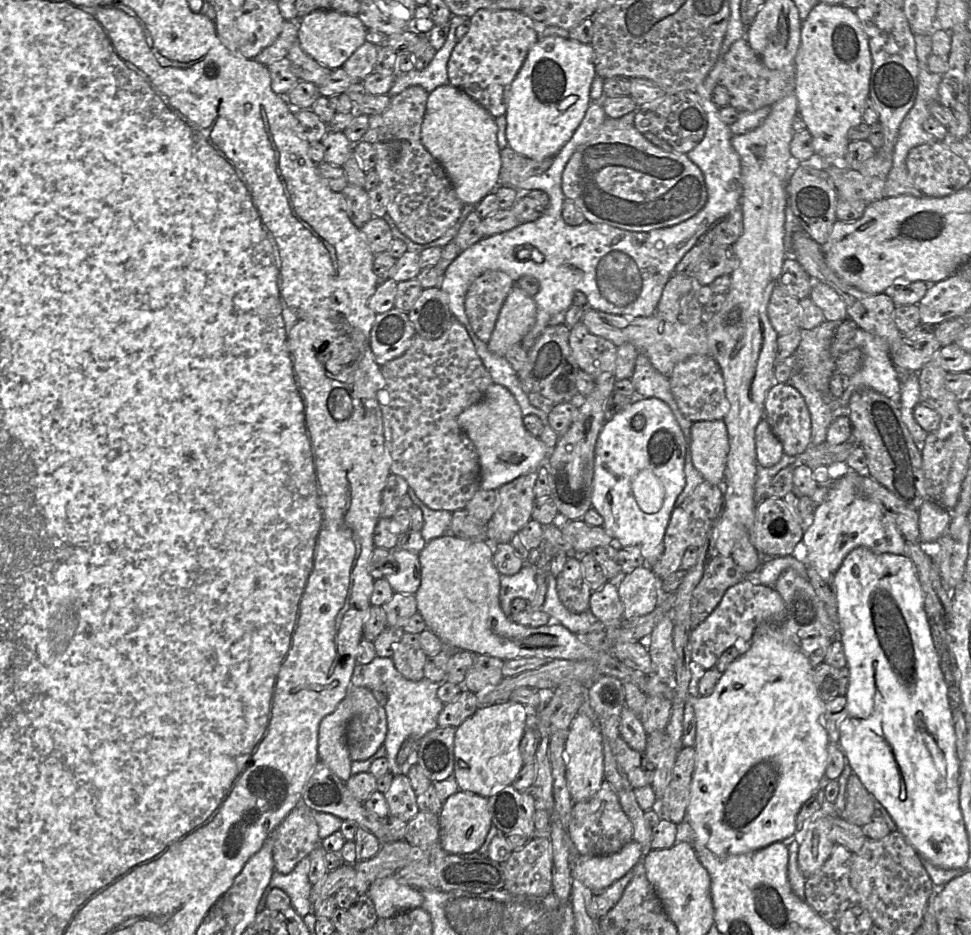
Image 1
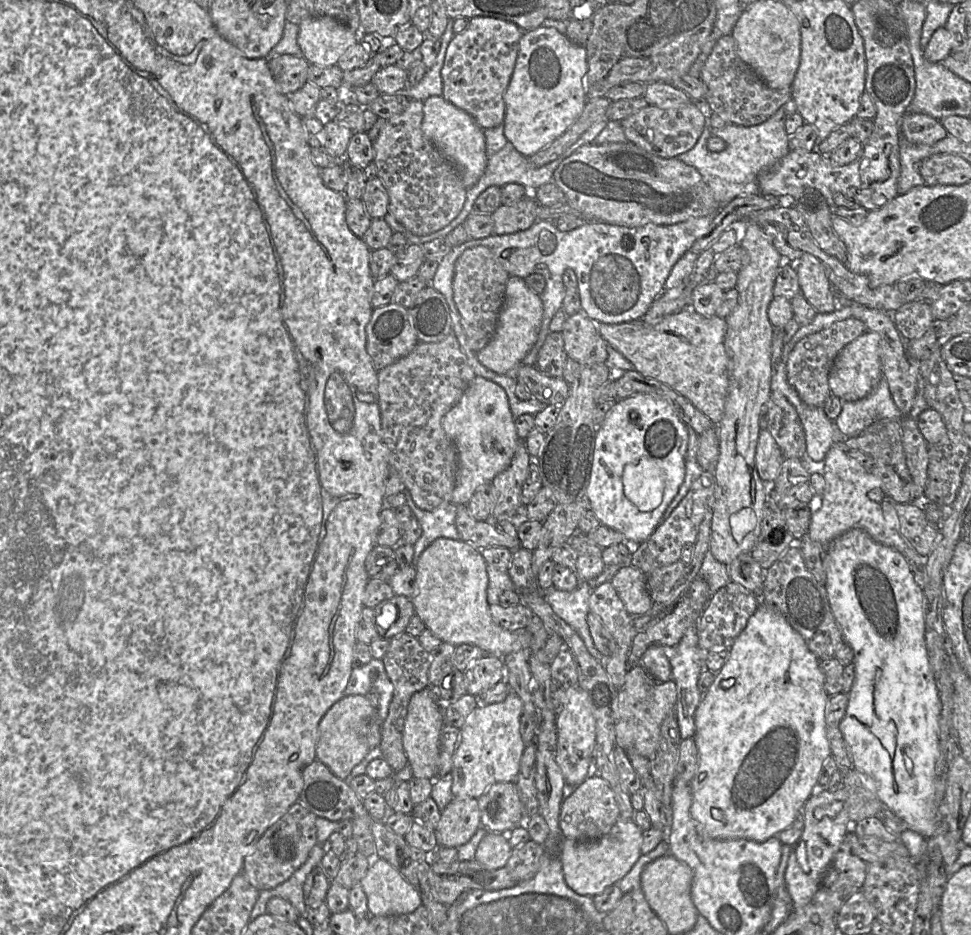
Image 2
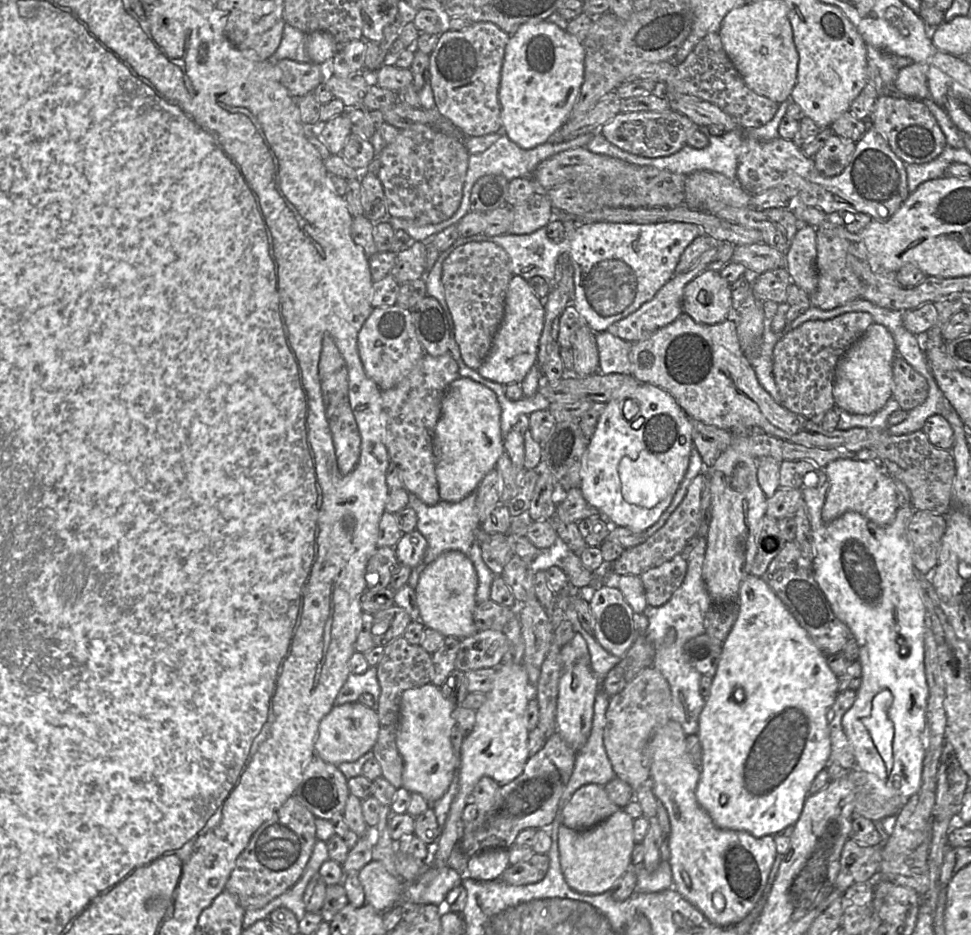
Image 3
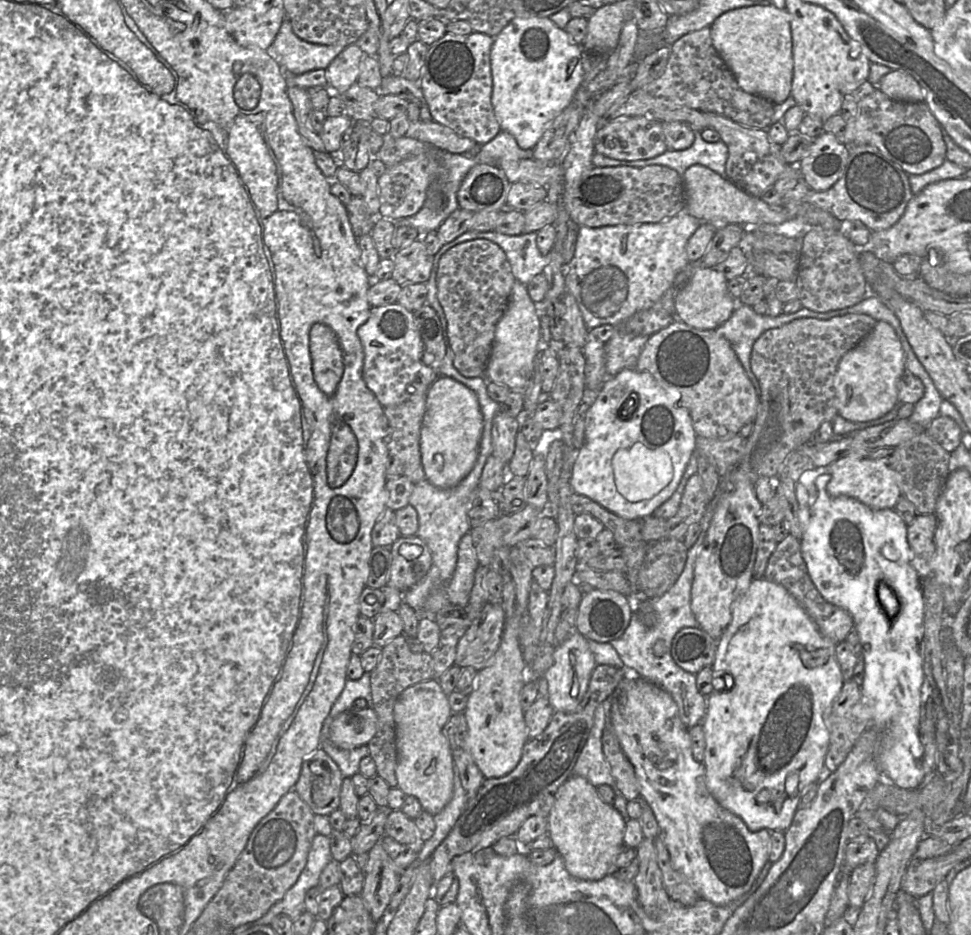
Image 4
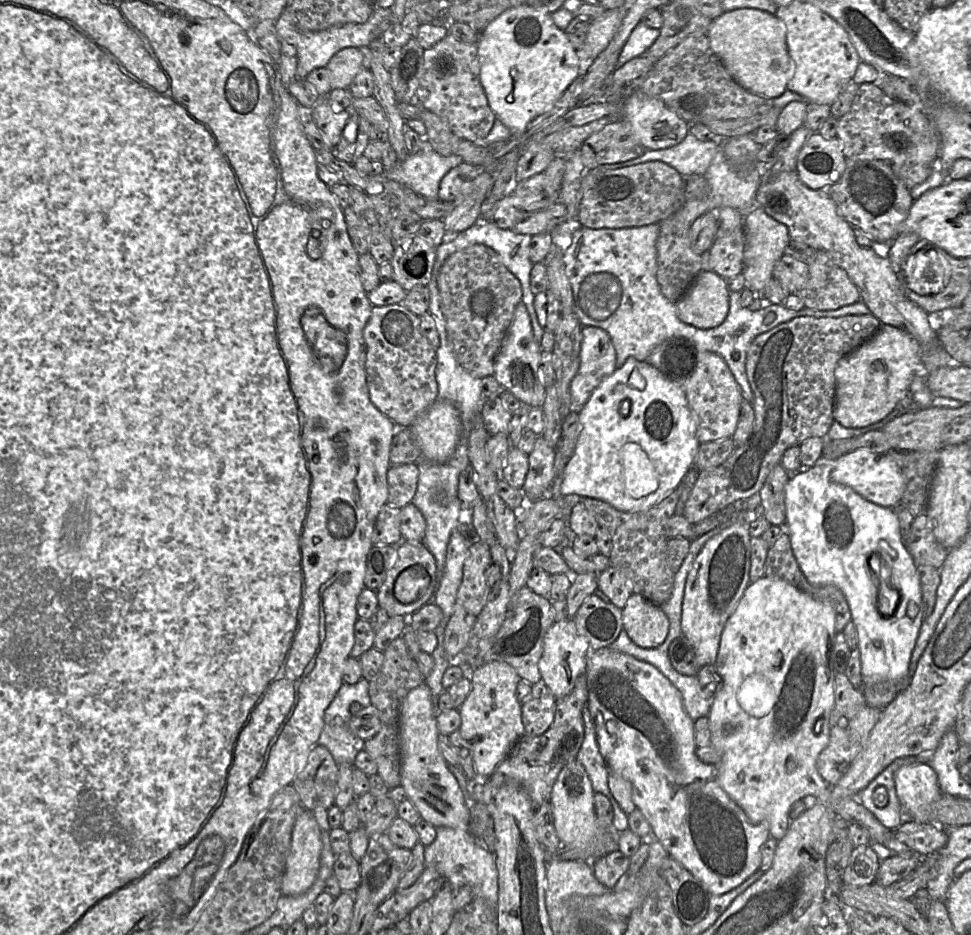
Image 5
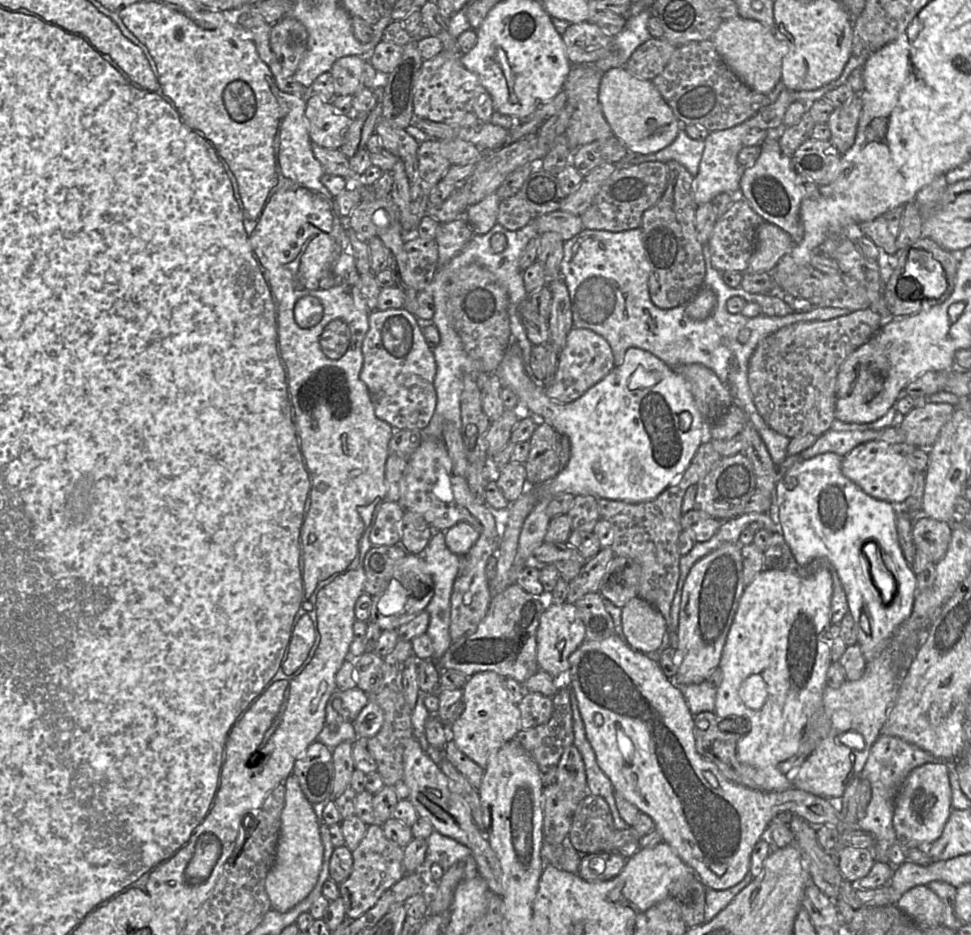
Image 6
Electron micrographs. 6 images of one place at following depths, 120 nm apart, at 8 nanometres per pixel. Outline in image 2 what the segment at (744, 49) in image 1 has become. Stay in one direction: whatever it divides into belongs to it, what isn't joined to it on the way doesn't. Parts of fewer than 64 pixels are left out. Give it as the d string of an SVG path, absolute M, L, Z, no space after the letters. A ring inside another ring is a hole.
M731 35L721 37L714 45L702 70L701 80L707 87L705 102L727 124L755 126L768 120L791 100L791 89L774 90L738 55L737 44Z

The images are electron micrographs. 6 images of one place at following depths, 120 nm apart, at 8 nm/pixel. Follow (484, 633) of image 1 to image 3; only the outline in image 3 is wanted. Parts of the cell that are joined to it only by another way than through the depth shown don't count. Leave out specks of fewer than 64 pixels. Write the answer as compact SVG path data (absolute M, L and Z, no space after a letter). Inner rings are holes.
M446 551L429 563L422 571L415 587L418 620L444 637L463 639L478 629L473 620L478 587L477 573L469 557L459 551Z

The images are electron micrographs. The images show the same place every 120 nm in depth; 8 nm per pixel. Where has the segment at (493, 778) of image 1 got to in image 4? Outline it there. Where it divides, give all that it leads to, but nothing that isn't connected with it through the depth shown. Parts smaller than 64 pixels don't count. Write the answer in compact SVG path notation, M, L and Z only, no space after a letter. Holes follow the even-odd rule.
M514 616L505 620L499 647L489 664L477 672L475 687L467 696L463 711L468 733L461 748L472 756L485 779L507 775L521 759L528 738L520 692L527 678L528 667L518 640L517 616Z

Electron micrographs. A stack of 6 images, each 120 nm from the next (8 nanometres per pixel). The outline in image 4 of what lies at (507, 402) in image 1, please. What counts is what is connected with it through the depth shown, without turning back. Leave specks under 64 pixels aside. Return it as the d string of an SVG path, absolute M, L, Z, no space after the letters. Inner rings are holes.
M437 377L428 389L420 431L420 454L426 480L442 489L459 484L476 463L483 428L484 418L477 394L451 377Z

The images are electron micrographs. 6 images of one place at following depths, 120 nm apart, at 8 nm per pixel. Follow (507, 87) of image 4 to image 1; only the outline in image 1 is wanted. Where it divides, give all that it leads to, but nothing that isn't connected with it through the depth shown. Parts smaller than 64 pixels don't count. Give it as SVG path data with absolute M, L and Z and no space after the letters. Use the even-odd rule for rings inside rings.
M559 36L539 39L513 80L505 113L508 146L533 160L555 157L571 139L592 102L590 89L596 76L591 44Z

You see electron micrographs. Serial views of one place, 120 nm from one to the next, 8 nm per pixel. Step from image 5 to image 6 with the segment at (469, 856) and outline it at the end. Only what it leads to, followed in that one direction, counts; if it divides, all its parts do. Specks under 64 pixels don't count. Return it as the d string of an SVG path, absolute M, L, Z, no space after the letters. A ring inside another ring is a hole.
M433 830L427 839L425 865L429 867L437 863L446 871L453 864L465 861L470 855L471 850L467 846Z

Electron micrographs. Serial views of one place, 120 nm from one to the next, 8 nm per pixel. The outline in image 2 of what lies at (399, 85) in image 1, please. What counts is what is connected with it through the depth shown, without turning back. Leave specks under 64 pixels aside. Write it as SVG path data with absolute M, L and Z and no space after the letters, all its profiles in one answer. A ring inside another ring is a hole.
M454 19L448 20L446 29L441 37L441 47L436 57L434 65L428 69L419 83L410 87L403 88L399 94L405 96L409 100L425 101L430 96L442 96L443 82L441 78L441 69L446 56L446 51L451 42L453 32Z

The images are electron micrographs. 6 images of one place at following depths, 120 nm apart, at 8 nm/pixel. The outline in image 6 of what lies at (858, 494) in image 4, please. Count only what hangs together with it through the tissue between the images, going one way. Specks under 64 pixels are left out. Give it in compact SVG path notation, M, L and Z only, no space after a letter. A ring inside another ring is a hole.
M879 440L862 443L851 450L842 459L841 471L869 496L894 506L901 506L912 492L914 471L905 456L896 453L888 444Z

